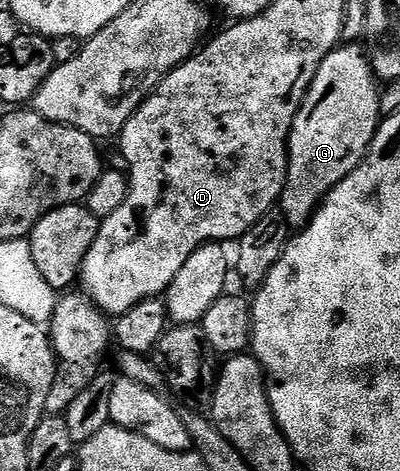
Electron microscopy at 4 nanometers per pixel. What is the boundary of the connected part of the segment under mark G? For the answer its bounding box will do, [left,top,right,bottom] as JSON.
[280,45,383,225]

